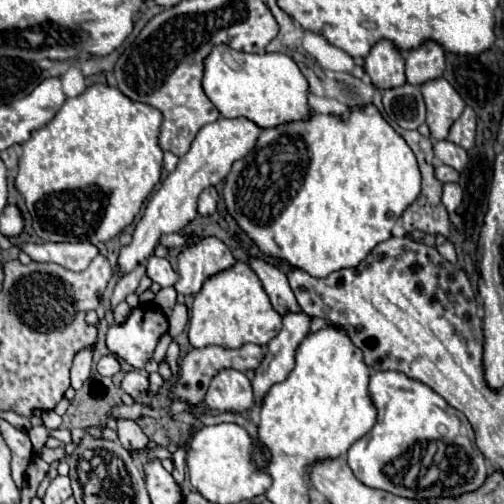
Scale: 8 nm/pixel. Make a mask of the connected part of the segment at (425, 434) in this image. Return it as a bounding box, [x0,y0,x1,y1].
[348,371,490,499]

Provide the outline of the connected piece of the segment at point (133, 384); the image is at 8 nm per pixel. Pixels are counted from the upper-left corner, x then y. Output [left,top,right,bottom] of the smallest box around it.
[120,371,148,399]

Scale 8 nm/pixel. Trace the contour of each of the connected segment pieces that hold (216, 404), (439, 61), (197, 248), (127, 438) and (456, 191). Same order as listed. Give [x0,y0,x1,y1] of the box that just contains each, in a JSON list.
[[206,369,254,413],[406,41,444,85],[174,237,236,295],[116,419,148,453],[442,183,462,213]]

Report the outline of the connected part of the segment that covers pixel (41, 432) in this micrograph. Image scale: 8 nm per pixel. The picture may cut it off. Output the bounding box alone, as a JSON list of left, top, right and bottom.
[28,425,48,453]

